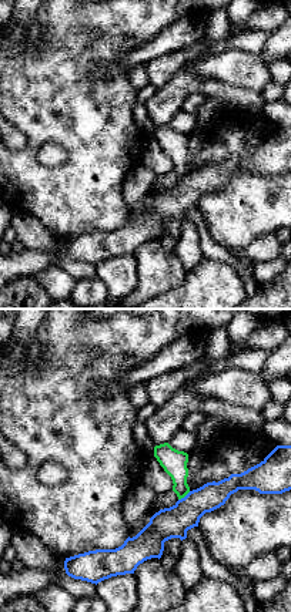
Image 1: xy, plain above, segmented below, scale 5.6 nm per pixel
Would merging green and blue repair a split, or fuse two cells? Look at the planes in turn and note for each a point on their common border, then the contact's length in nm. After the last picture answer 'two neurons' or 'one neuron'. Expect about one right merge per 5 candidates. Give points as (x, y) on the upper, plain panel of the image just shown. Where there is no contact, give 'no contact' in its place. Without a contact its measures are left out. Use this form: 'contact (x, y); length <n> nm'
contact (184, 177); length 90 nm

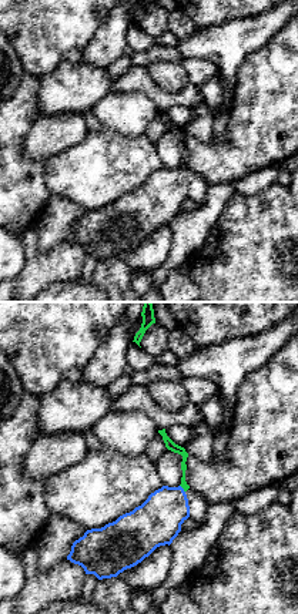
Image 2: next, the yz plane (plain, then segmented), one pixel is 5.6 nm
contact (183, 168); length 50 nm

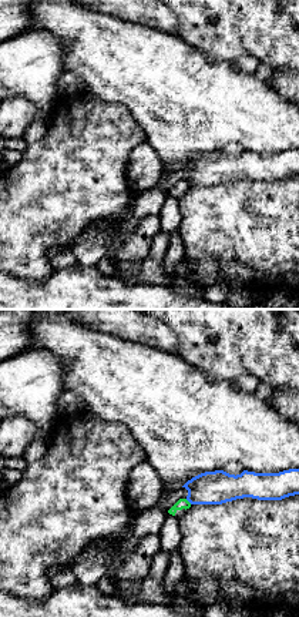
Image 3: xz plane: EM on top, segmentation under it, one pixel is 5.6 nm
contact (187, 181); length 50 nm

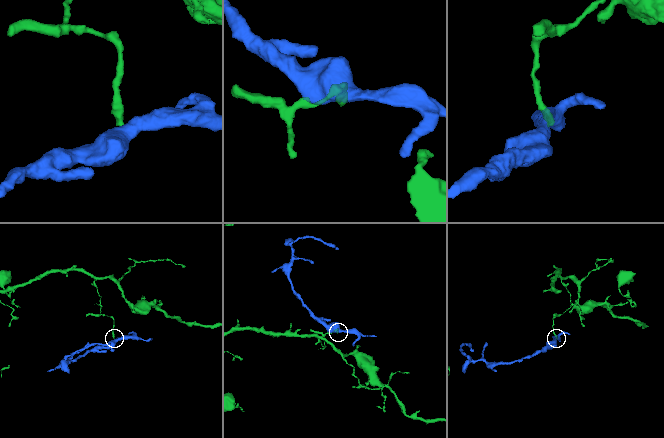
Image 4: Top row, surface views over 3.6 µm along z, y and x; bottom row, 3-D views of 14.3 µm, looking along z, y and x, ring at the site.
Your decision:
two neurons

